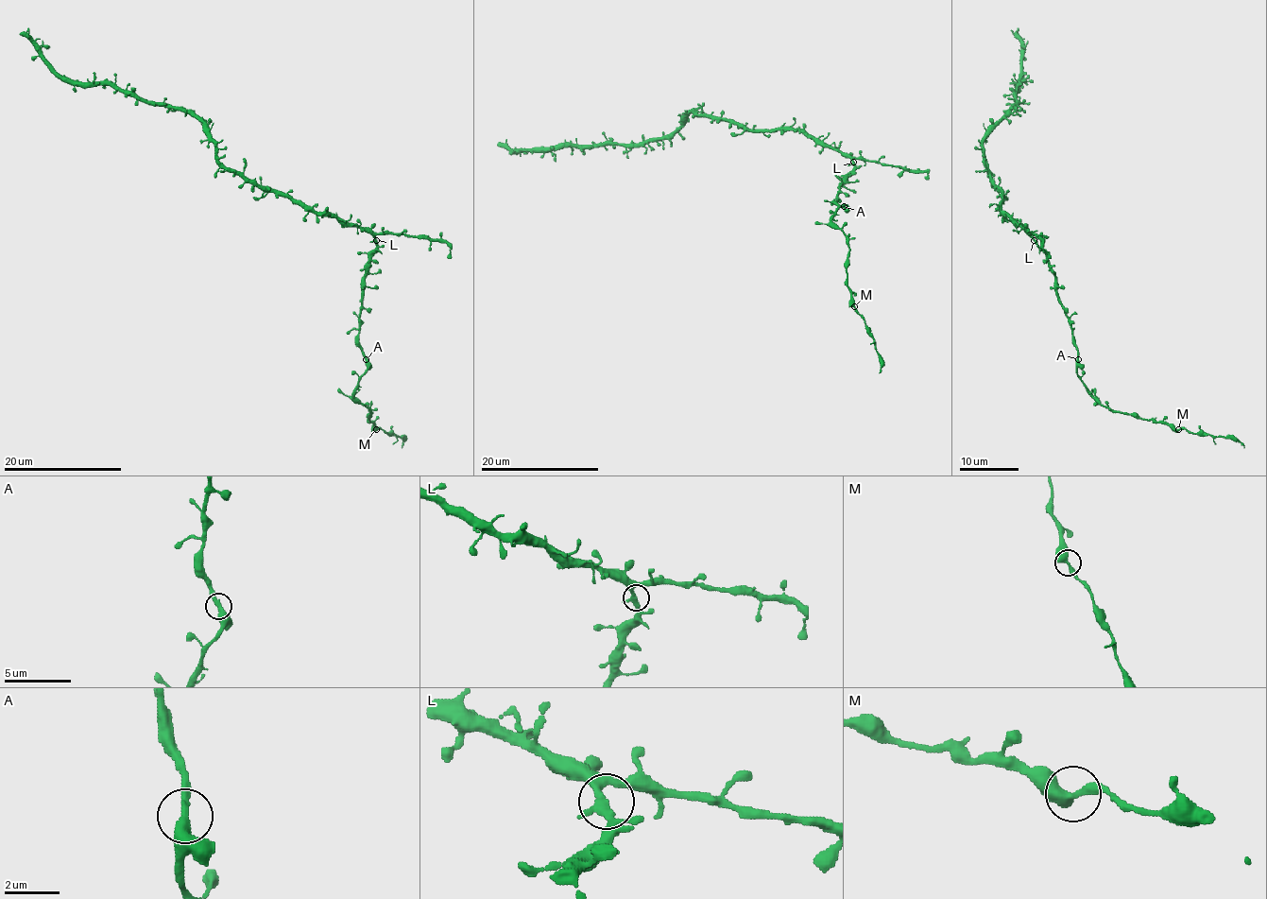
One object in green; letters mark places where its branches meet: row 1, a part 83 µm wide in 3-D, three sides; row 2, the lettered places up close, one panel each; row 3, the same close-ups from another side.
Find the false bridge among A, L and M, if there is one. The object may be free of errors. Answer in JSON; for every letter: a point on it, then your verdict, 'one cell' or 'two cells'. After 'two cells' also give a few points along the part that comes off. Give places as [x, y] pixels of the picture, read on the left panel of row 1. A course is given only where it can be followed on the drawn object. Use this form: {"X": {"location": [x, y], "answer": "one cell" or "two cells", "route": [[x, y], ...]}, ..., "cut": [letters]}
{"A": {"location": [366, 359], "answer": "one cell"}, "L": {"location": [376, 240], "answer": "one cell"}, "M": {"location": [376, 429], "answer": "two cells", "route": [[376, 429], [400, 437], [402, 440], [401, 447]]}, "cut": ["M"]}

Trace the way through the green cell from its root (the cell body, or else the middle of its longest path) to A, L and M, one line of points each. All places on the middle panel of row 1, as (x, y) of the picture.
A: (817, 145), (837, 147), (852, 161), (853, 168), (842, 182), (836, 200), (844, 206)
L: (817, 145), (837, 147), (853, 162)
M: (817, 145), (837, 147), (853, 165), (837, 193), (845, 206), (831, 219), (849, 248), (853, 306)

